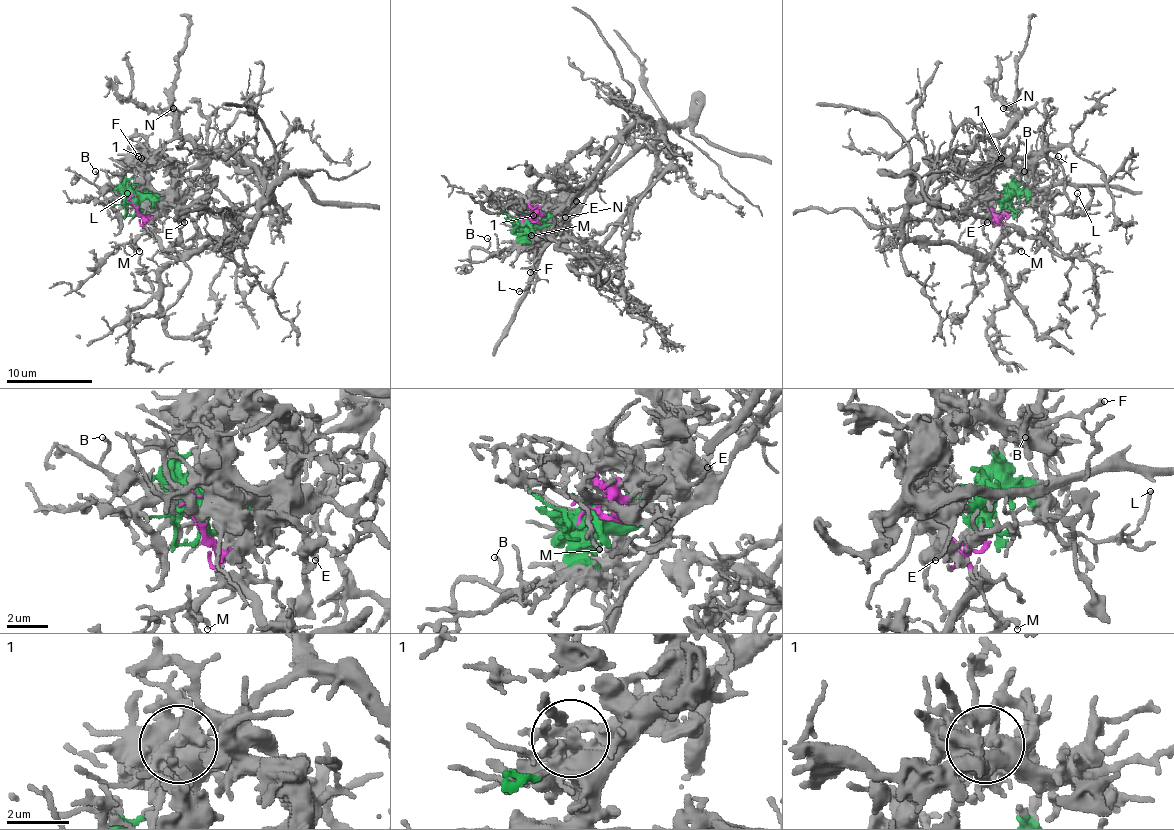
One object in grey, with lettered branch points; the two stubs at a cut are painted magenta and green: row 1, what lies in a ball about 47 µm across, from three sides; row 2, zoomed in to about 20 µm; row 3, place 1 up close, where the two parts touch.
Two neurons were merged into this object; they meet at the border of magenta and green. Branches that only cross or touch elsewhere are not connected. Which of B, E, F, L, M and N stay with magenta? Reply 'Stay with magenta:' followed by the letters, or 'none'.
Stay with magenta: M, N

